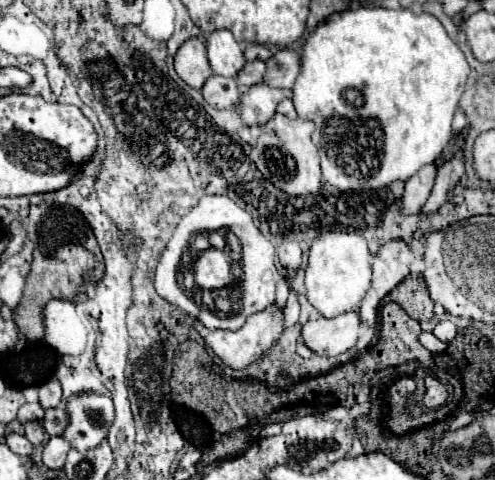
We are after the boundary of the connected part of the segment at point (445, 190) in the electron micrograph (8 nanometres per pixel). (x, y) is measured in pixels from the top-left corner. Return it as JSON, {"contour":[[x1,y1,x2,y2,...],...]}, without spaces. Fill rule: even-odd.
{"contour":[[453,158,449,162,445,162,439,172,437,172,437,180,435,180,435,186,431,190,431,196,427,198,427,202,423,204,421,208,421,214,423,216,429,216,429,214,435,214,439,210,439,206,447,200,447,196,453,192,455,184,459,182,459,178,463,176,463,158]]}

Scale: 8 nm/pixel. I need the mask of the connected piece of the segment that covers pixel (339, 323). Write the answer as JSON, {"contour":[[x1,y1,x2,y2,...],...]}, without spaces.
{"contour":[[359,312,341,314,335,318,315,318,303,324,301,338,307,348,319,356,337,356,355,346,361,330]]}

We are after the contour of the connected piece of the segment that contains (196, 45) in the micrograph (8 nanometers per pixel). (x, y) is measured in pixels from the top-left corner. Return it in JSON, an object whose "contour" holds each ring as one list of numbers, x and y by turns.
{"contour":[[191,38,177,50,175,70,191,88,201,90,205,80,213,74,209,60,207,60,207,54,205,54,203,40]]}

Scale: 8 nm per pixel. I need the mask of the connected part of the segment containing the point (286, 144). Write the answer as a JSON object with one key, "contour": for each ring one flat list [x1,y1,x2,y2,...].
{"contour":[[275,114,263,128,257,144,251,150,251,160,259,168,259,172,281,192,289,196,313,196,321,188,321,168,317,146,311,142,315,126,309,120,287,118,283,114]]}

